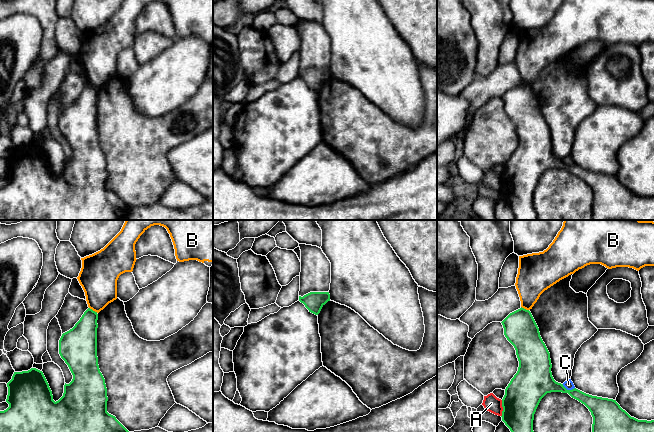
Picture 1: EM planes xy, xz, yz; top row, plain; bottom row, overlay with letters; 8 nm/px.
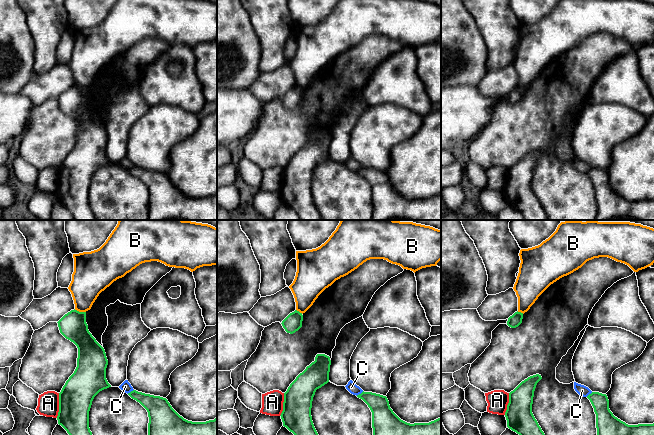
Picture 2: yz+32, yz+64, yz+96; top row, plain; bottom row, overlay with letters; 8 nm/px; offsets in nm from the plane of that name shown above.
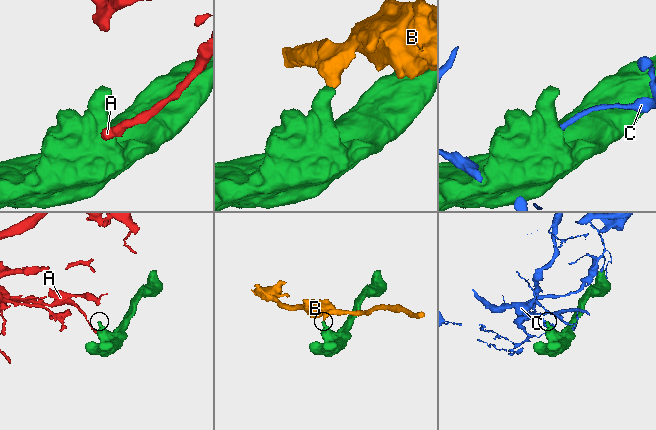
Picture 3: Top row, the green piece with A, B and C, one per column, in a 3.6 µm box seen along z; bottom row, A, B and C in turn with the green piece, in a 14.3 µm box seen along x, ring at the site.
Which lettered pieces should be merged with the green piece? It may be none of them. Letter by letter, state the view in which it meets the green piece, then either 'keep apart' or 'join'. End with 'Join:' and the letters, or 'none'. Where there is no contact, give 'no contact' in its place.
A: yz | keep apart
B: xy | keep apart
C: yz | keep apart
Join: none

